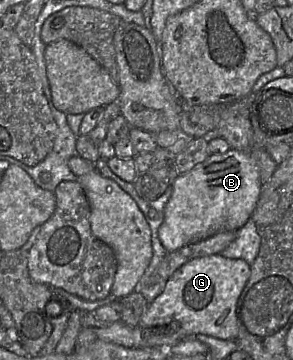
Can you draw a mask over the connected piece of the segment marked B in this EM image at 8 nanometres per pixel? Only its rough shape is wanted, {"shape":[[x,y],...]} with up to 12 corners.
{"shape":[[247,153],[179,174],[158,229],[172,252],[251,218],[261,192]]}

